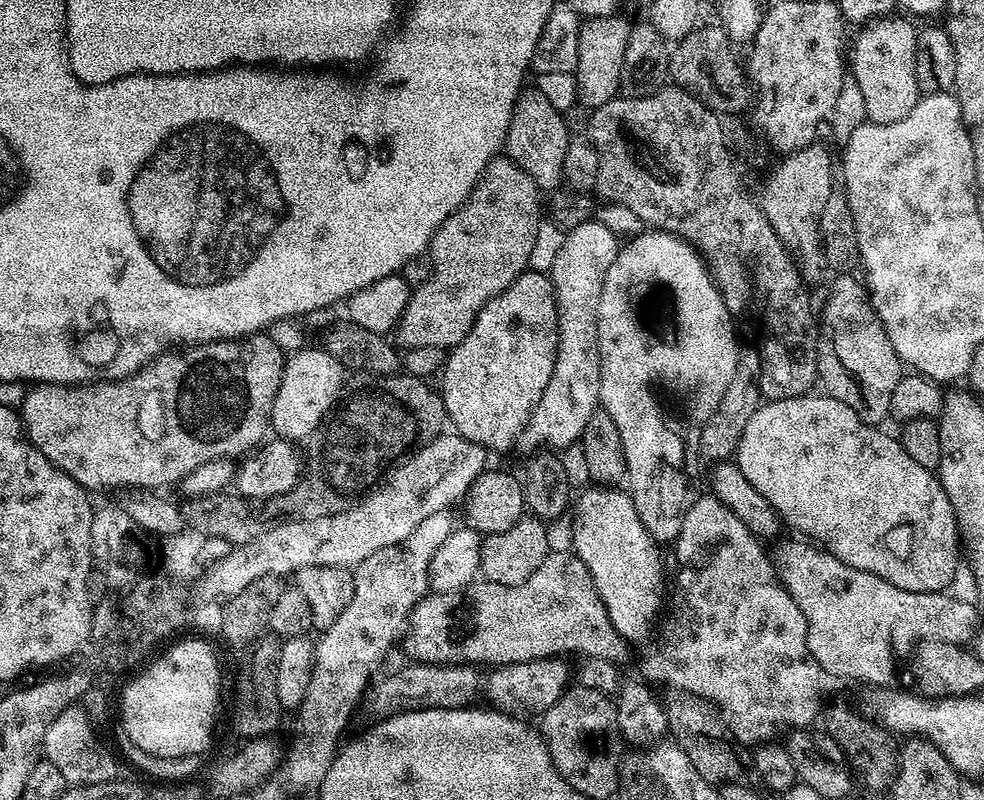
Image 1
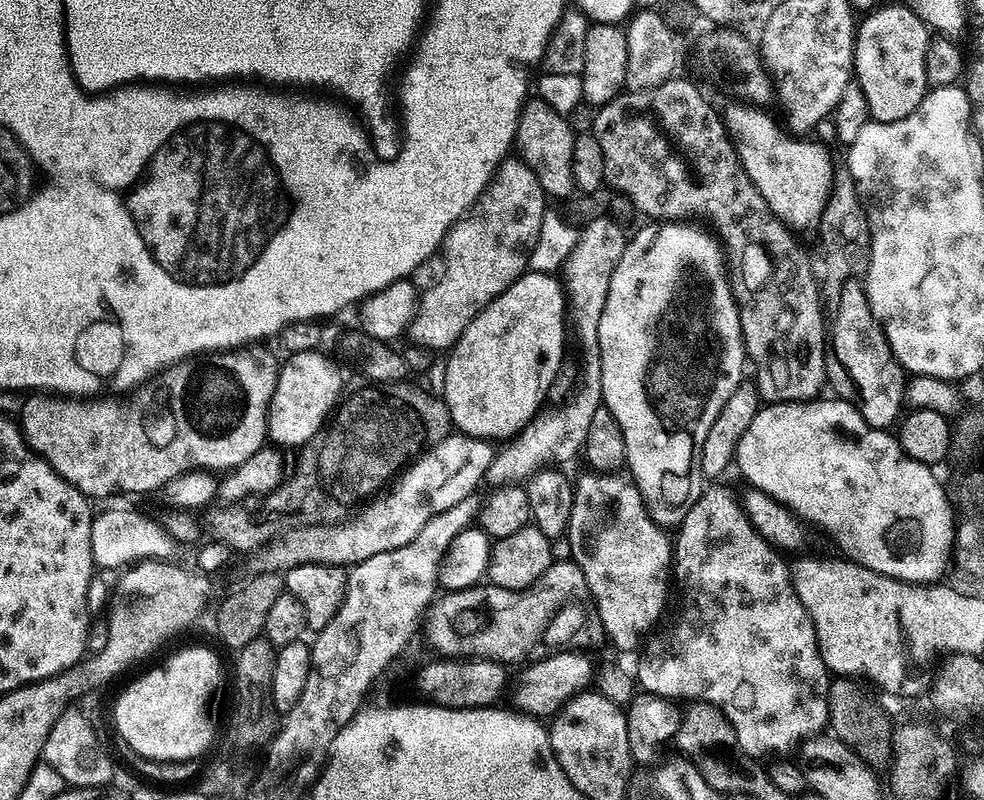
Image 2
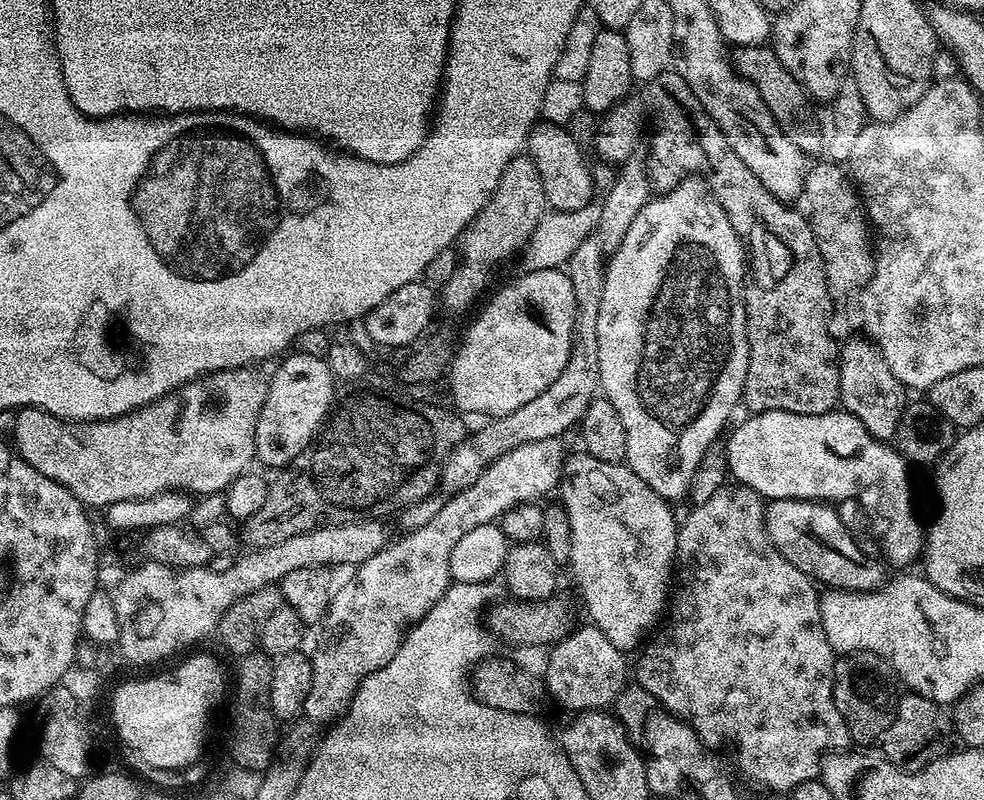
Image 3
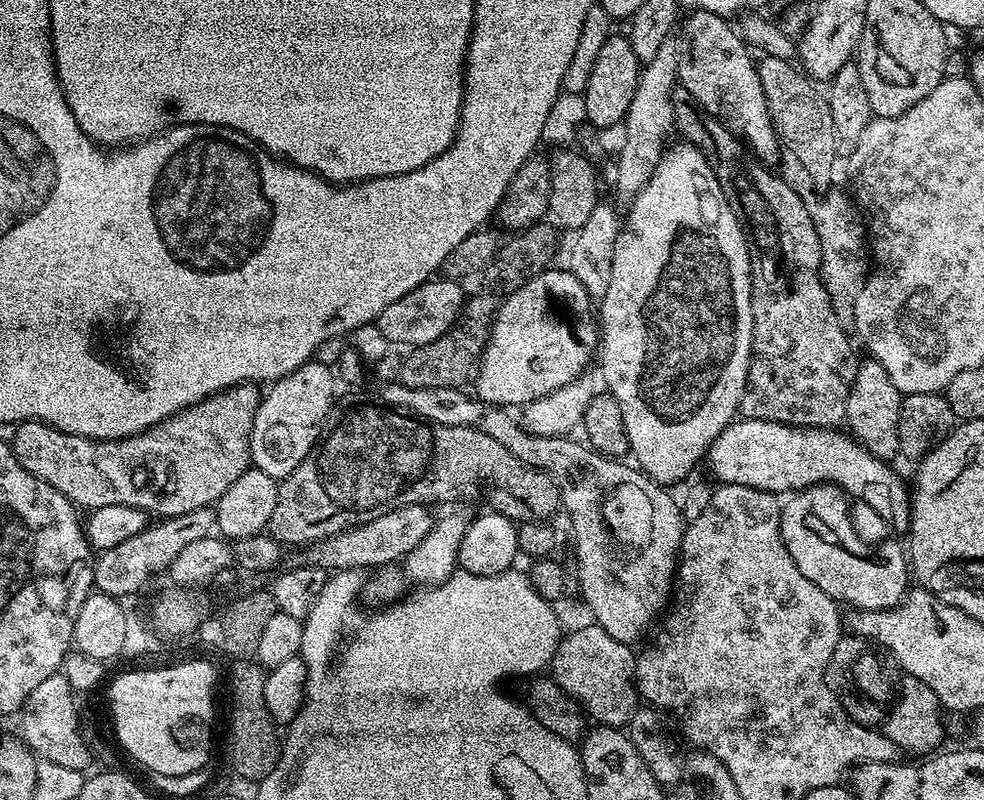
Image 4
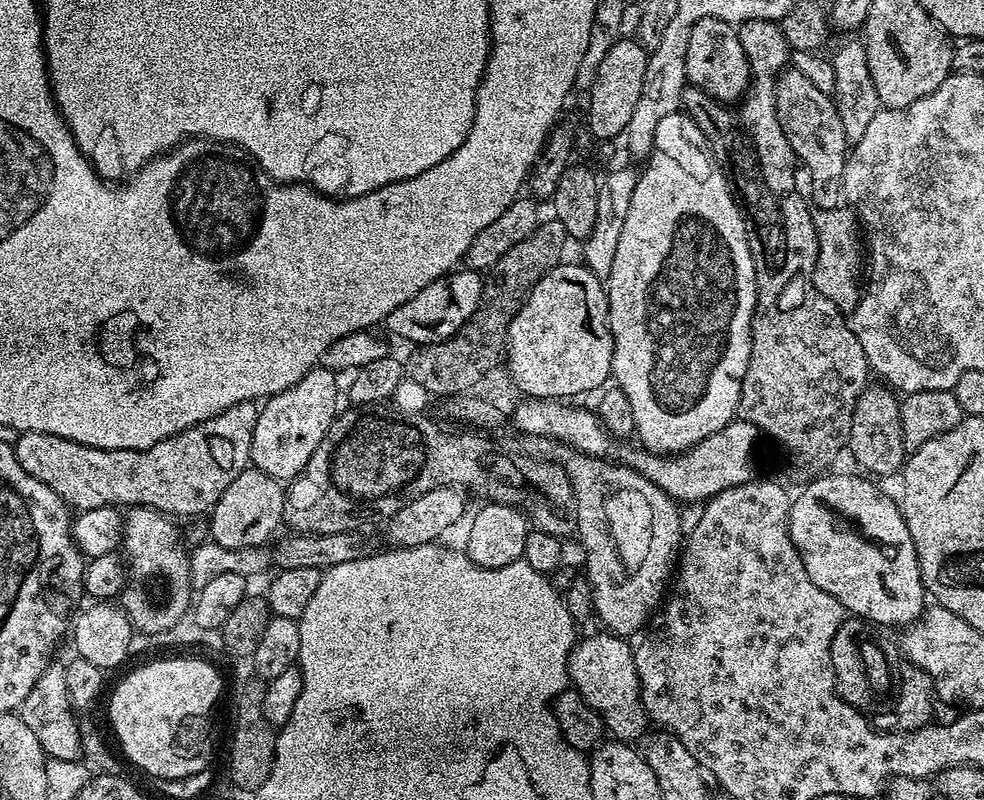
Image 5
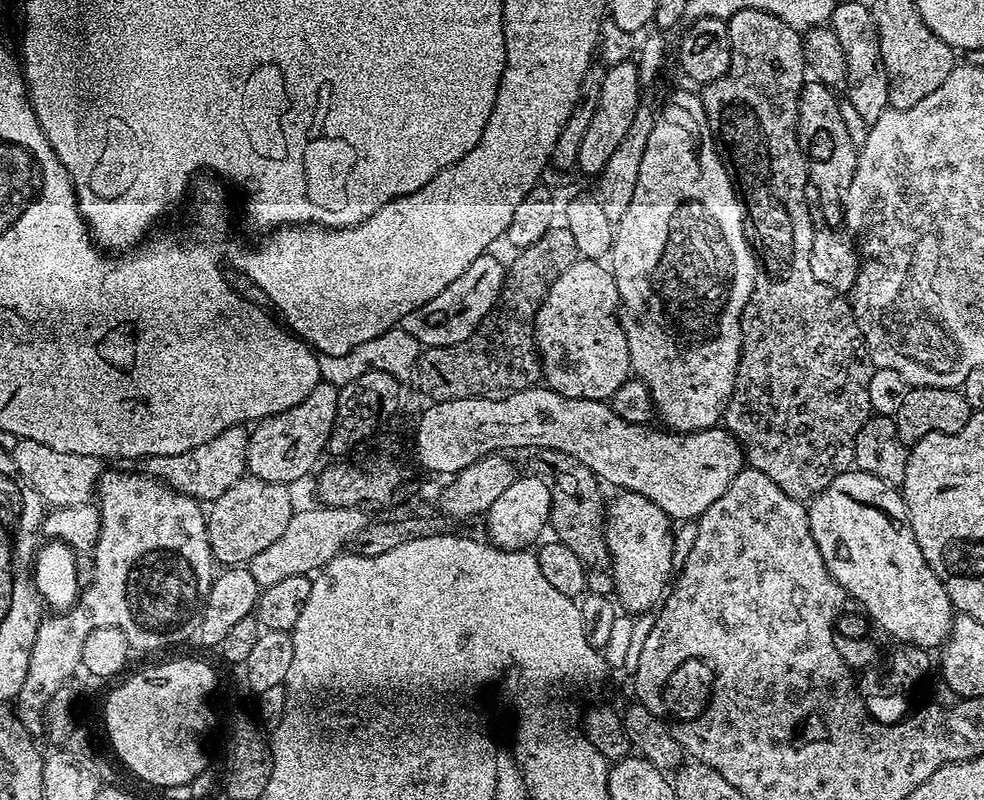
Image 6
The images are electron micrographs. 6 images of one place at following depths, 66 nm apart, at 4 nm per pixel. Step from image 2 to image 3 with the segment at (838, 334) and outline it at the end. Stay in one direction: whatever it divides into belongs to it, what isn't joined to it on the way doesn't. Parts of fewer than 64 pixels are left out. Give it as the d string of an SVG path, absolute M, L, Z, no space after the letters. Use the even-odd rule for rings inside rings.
M863 334L852 336L848 341L841 343L838 348L840 357L840 404L843 411L854 414L854 418L858 418L858 422L862 422L862 426L876 440L888 442L895 437L898 430L898 422L902 418L906 407L906 389L904 384L898 378L894 378L894 370L890 370L890 366L886 366L886 358L882 358L882 354L877 350L876 345Z

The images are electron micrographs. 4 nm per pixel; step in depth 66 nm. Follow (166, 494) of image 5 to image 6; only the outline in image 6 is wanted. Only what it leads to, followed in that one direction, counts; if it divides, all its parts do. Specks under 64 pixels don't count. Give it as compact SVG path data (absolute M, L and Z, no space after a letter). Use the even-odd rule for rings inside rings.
M244 426L227 428L210 438L210 442L167 457L163 461L163 479L169 488L187 496L193 496L195 500L201 502L216 500L220 495L225 494L234 482L238 482L245 475L249 435L249 429ZM17 439L11 453L14 466L18 466L18 474L26 478L45 505L52 508L78 506L89 503L97 495L98 481L102 475L102 461L98 456L62 454L58 450L50 450L50 446L42 446L42 442L22 439Z

